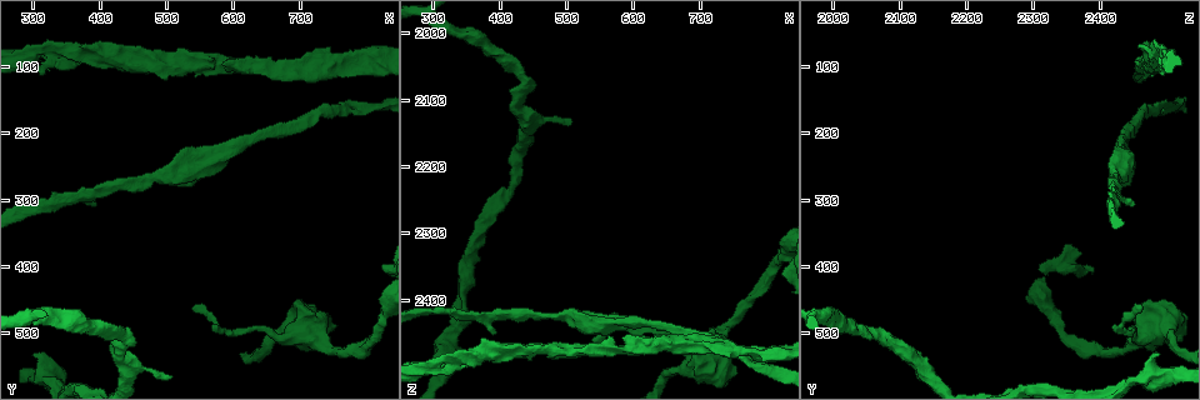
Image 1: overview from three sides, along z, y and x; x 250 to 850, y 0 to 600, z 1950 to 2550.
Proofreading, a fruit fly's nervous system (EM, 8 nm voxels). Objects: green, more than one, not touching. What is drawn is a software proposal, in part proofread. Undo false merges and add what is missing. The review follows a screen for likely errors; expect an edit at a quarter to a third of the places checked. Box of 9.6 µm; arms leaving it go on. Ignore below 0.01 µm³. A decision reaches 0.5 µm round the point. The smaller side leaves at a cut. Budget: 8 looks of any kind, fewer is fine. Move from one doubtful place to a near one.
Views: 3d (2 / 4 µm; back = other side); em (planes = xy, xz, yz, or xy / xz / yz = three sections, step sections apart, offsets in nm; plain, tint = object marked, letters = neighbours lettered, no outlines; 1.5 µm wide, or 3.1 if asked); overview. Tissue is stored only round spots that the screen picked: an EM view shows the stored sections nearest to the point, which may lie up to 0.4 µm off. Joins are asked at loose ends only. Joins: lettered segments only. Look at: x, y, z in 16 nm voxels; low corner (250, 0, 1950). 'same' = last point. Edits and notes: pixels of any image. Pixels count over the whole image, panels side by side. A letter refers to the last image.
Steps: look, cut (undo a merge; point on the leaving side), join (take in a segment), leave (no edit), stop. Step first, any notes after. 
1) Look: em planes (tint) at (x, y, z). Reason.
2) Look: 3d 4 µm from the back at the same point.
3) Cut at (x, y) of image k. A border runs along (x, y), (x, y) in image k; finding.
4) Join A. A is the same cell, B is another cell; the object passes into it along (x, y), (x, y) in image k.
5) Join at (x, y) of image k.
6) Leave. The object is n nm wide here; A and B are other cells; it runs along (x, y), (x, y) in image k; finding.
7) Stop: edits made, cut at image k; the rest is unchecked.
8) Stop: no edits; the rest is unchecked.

Look: em yz step 4 (tint) at (300, 530, 2480). An open end.

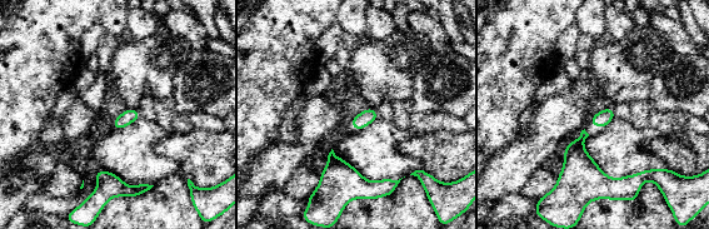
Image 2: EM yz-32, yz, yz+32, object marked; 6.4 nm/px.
Look: em planes (letters) at the same point. Another direction.

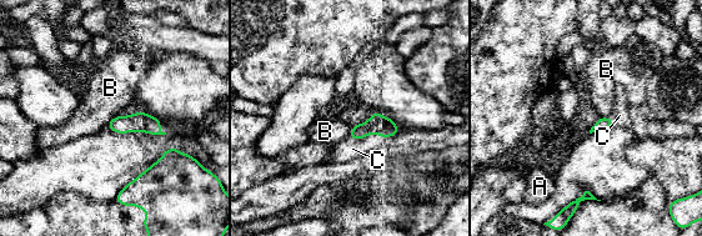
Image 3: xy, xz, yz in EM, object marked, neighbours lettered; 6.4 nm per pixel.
Join at (347, 149) of image 3. C is the same cell, A and B are other cells; it goes on there.

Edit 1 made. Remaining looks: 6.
Look: em planes (letters) at (290, 85, 2505). Narrows sharply.

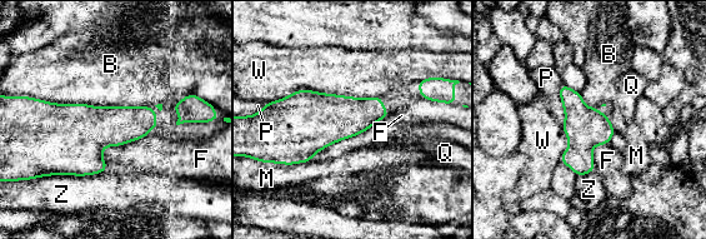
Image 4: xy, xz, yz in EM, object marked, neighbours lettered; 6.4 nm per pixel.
Leave. The longest contact is with W, 700 nm; B, F, M, P, Q, W and Z are other cells; a border runs along (29, 95), (98, 106) in image 4; all the same neuron.

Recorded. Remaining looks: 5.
Look: overview.

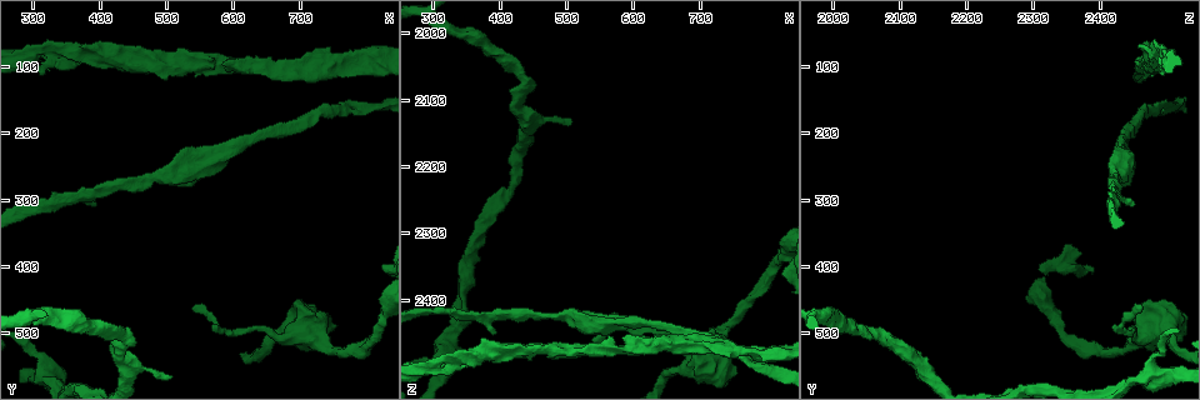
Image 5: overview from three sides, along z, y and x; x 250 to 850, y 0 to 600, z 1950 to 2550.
Look: 3d 4 µm at (465, 75, 2470). Branch stops here.

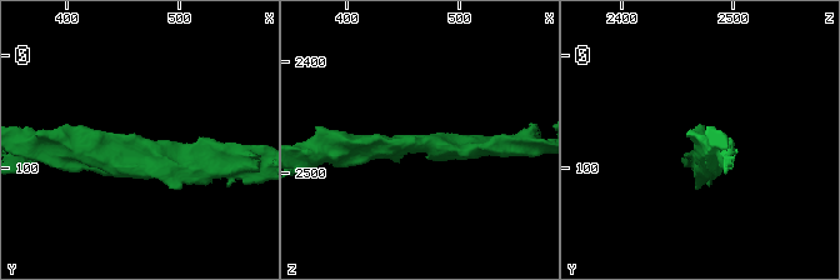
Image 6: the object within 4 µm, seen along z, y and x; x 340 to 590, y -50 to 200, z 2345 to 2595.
Look: em planes (letters) at (466, 72, 2472). Now the EM.

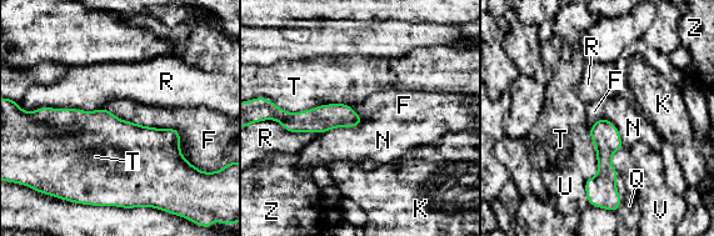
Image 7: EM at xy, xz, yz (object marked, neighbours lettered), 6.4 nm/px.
Leave. F, K, N, Q, R, T, U, V and Z are other cells; it runs along (358, 120), (320, 119), (285, 122) in image 7; none of them fits.

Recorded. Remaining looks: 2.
Stop: edits made, join at image 3; the rest is unchecked.

